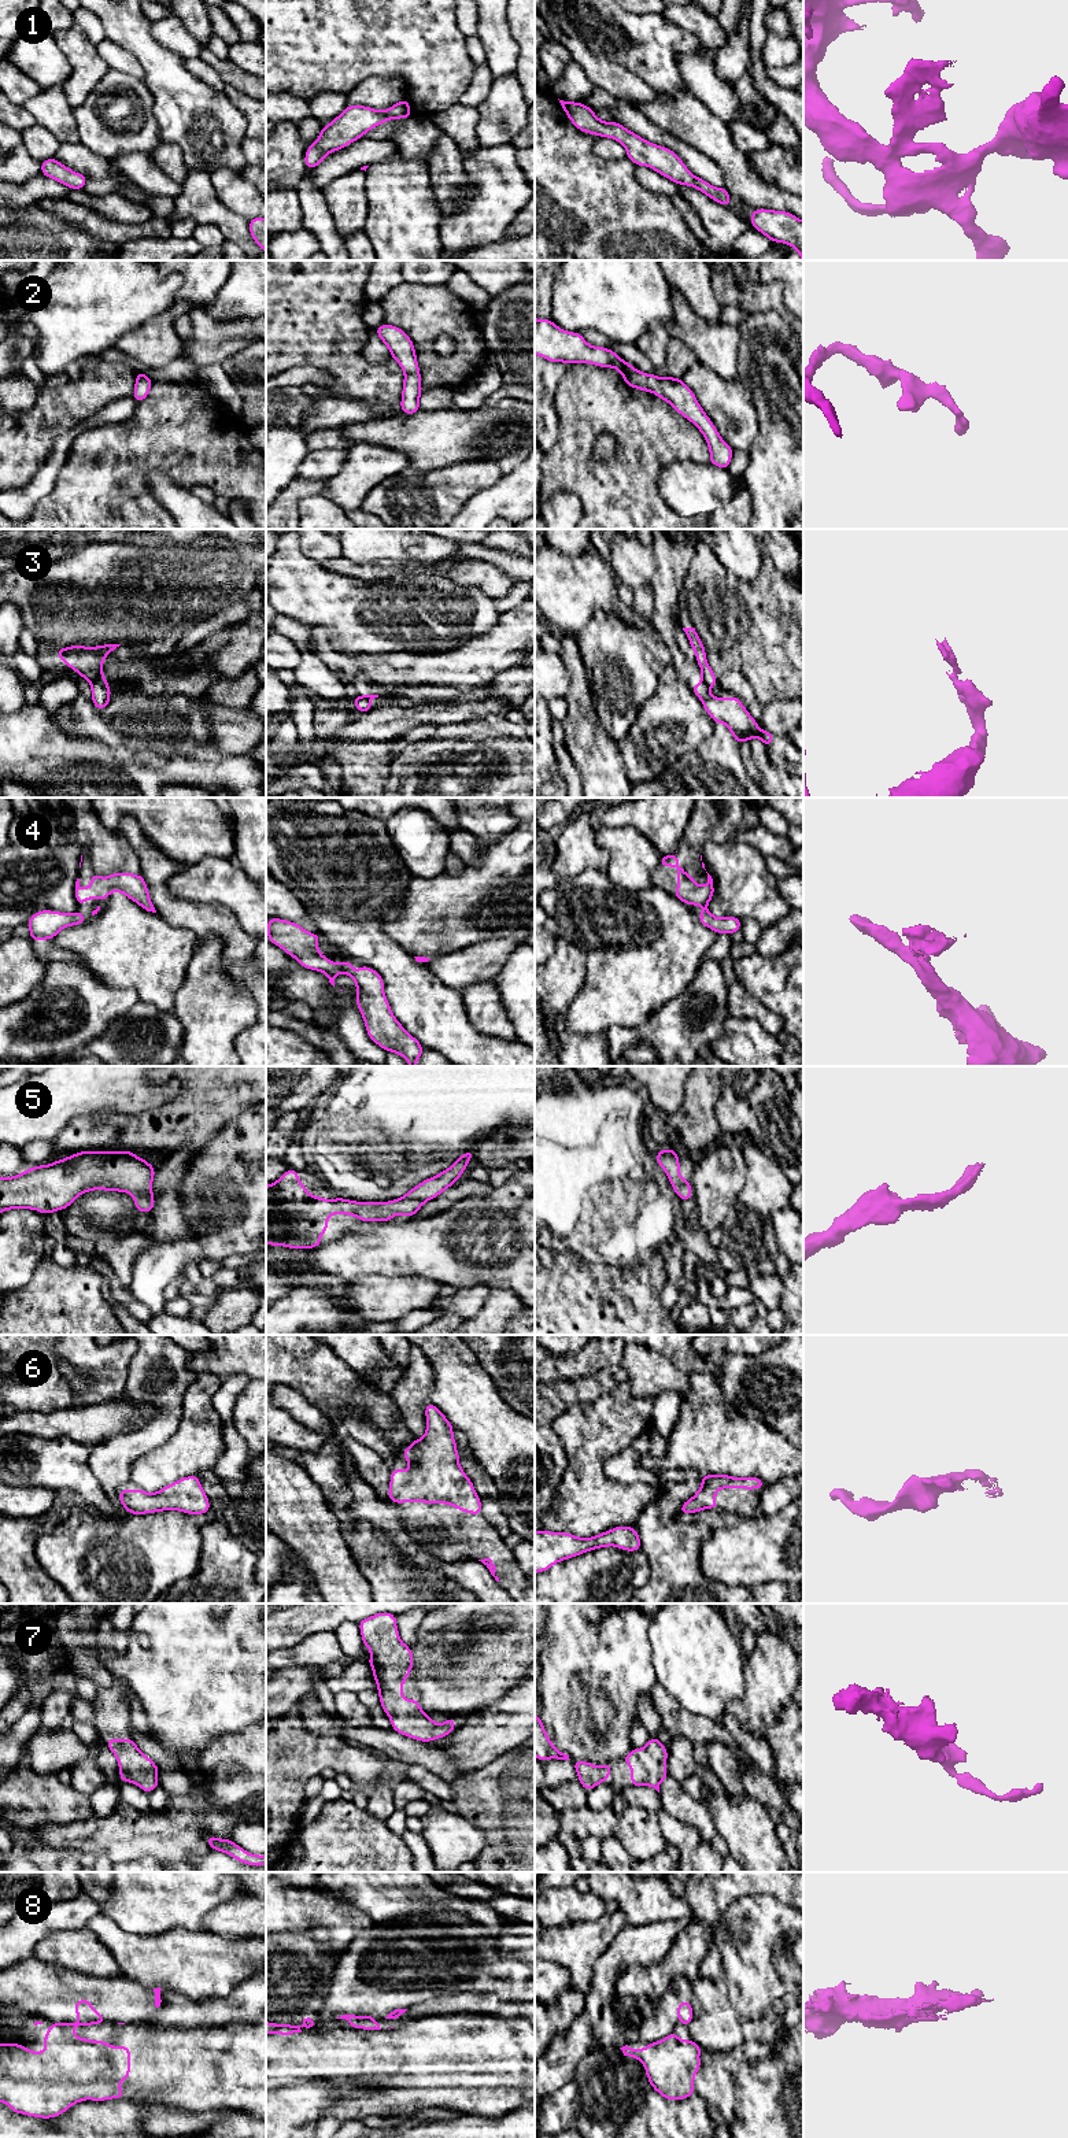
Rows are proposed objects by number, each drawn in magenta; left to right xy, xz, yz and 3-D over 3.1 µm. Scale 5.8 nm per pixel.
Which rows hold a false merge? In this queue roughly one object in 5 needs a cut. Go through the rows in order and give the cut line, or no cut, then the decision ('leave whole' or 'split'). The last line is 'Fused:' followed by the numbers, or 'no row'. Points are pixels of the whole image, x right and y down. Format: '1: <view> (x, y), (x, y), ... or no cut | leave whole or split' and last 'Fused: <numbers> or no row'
1: no cut | leave whole
2: no cut | leave whole
3: xy (102, 674), (91, 683) | split
4: no cut | leave whole
5: no cut | leave whole
6: no cut | leave whole
7: no cut | leave whole
8: xy (73, 2023), (80, 2024) | split
Fused: 3, 8

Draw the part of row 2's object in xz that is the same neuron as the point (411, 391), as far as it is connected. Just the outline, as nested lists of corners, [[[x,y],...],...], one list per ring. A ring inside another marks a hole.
[[[383,323],[374,330],[388,347],[392,359],[400,365],[404,373],[400,400],[402,413],[407,415],[418,413],[420,396],[424,389],[421,386],[421,373],[411,339],[404,330],[388,323]]]

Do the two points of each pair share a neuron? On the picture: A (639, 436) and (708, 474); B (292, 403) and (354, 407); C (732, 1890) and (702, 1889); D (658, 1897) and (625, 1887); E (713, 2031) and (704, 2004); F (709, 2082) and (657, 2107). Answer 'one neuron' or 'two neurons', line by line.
A: two neurons
B: one neuron
C: one neuron
D: one neuron
E: one neuron
F: two neurons

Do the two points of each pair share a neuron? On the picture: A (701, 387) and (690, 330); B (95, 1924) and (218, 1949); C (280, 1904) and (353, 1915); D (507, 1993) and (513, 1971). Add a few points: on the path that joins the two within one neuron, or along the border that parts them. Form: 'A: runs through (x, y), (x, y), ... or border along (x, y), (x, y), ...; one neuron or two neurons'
A: border along (697, 359), (723, 378); two neurons
B: runs through (125, 1948), (188, 1949); one neuron
C: runs through (296, 1922), (314, 1924), (325, 1922), (335, 1915); one neuron
D: runs through (510, 1987), (513, 1976); one neuron

